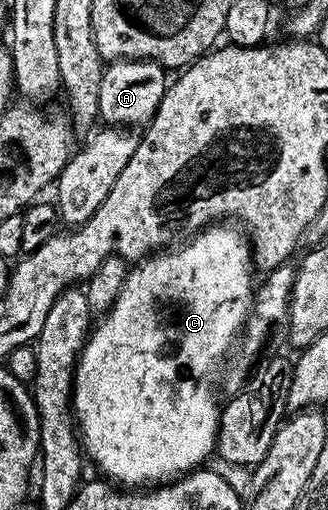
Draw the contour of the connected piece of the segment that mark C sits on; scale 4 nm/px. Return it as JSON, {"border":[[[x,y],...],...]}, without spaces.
{"border":[[[211,224],[195,233],[191,242],[183,246],[155,252],[139,261],[138,266],[129,271],[123,280],[116,300],[105,311],[102,319],[97,319],[96,325],[90,330],[82,344],[82,353],[74,368],[74,388],[72,391],[72,409],[76,419],[76,430],[80,435],[80,446],[85,457],[90,458],[103,470],[107,479],[121,484],[126,488],[142,488],[147,484],[158,484],[163,480],[173,480],[181,475],[189,474],[201,467],[206,457],[209,459],[215,453],[218,440],[218,416],[220,401],[214,391],[214,385],[219,385],[220,371],[227,361],[226,353],[235,349],[240,335],[243,333],[250,310],[254,307],[256,281],[250,275],[252,271],[252,247],[247,235],[241,229],[230,224]]]}

